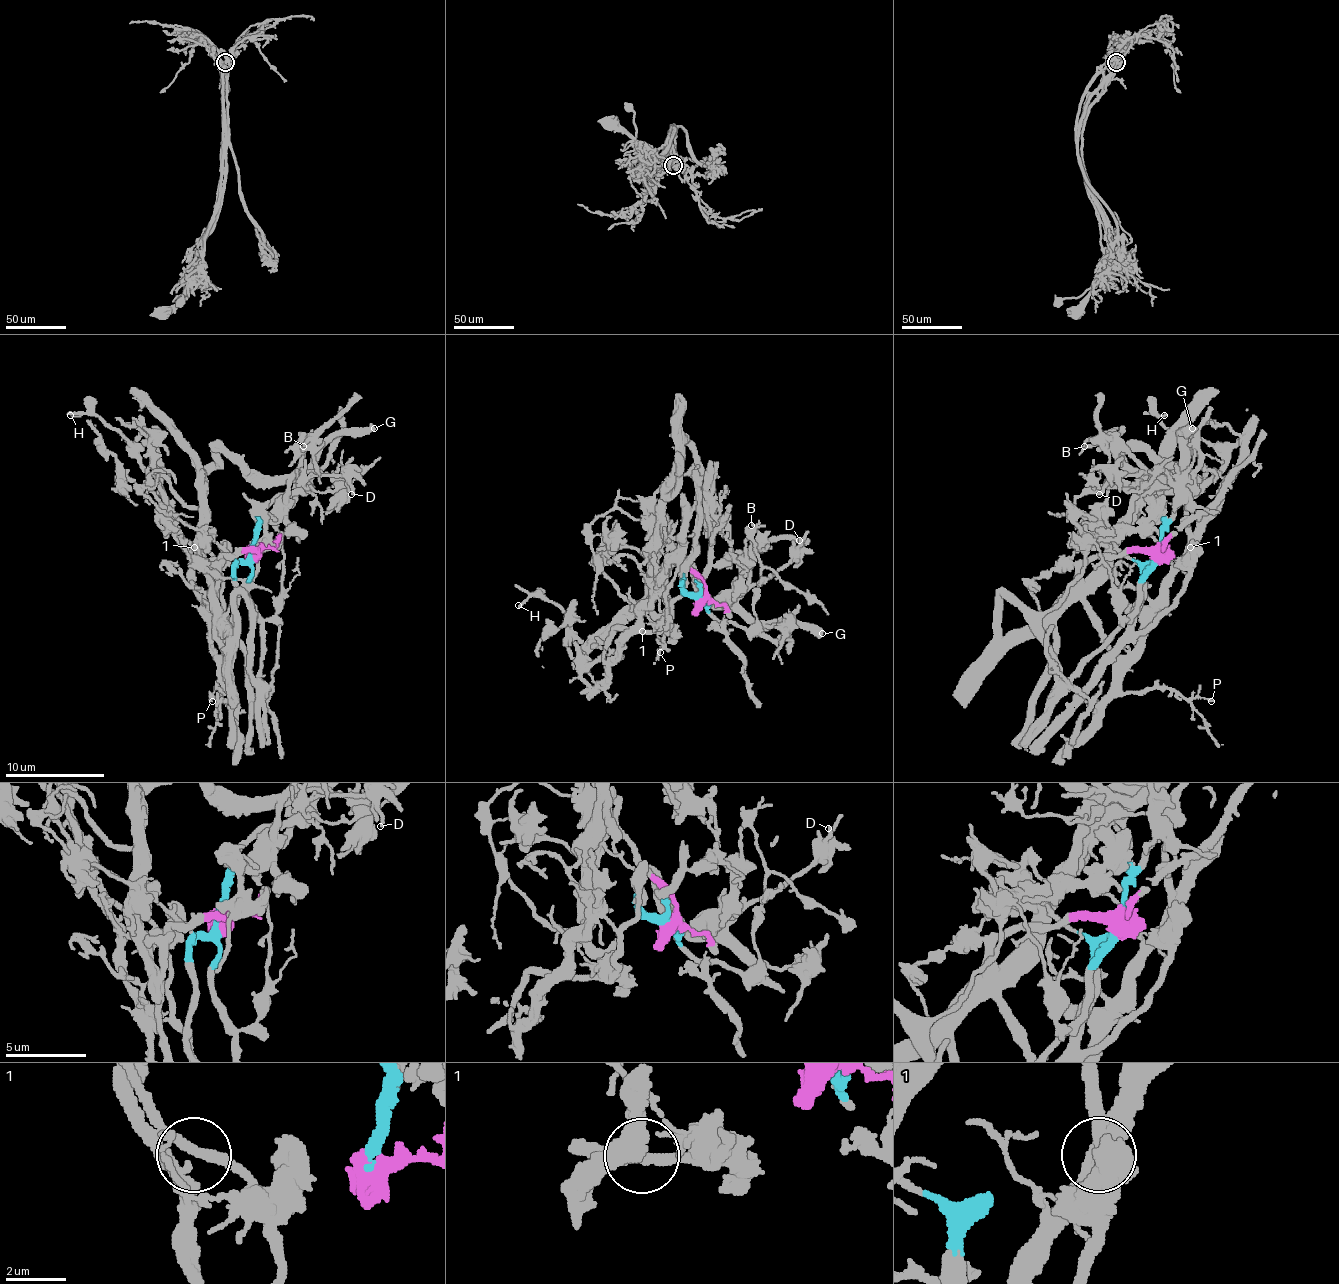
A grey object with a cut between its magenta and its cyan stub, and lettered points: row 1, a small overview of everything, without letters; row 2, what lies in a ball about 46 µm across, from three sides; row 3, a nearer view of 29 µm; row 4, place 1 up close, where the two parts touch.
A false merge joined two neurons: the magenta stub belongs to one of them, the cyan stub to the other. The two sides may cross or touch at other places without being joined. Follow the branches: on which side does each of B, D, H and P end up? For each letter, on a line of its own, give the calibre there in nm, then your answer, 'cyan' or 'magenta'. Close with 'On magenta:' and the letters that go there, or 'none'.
B: 190 nm thick; magenta
D: 220 nm thick; magenta
H: 180 nm thick; cyan
P: 160 nm thick; magenta
On magenta: B, D, P

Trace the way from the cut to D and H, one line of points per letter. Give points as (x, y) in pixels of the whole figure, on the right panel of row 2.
D: (1158, 554), (1101, 554), (1081, 581), (1172, 470), (1133, 450), (1123, 463), (1160, 477), (1118, 475), (1098, 495)
H: (1158, 552), (1143, 574), (1135, 631), (1185, 581), (1187, 500), (1222, 465), (1210, 445), (1155, 413), (1165, 415)

